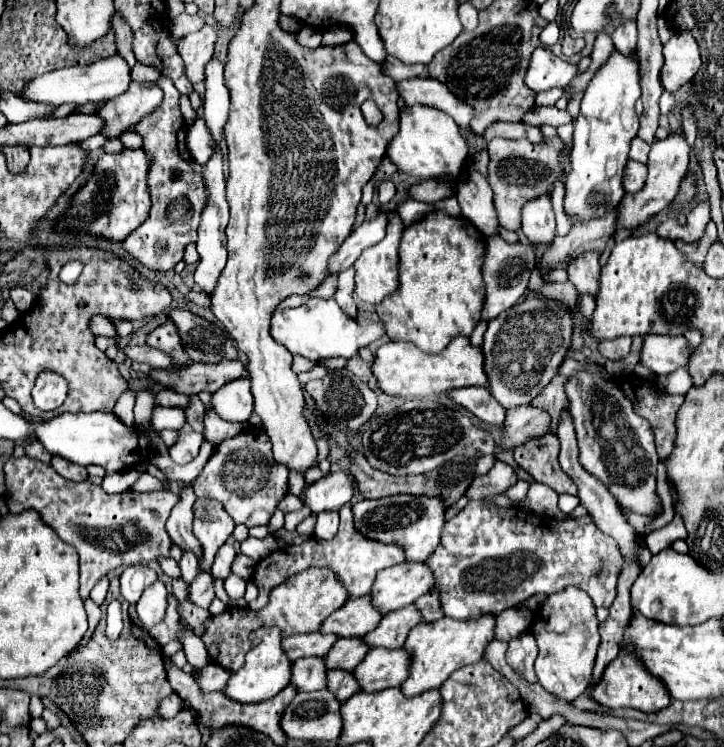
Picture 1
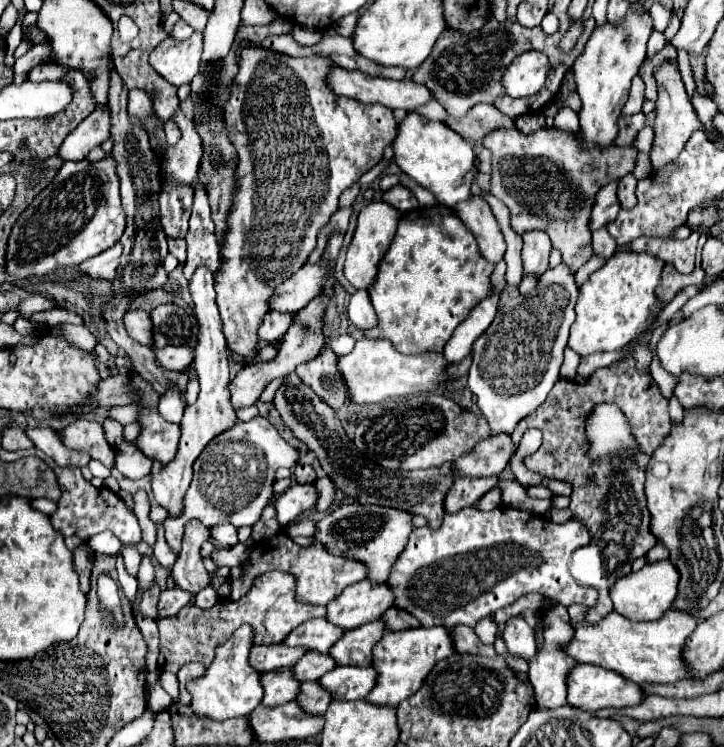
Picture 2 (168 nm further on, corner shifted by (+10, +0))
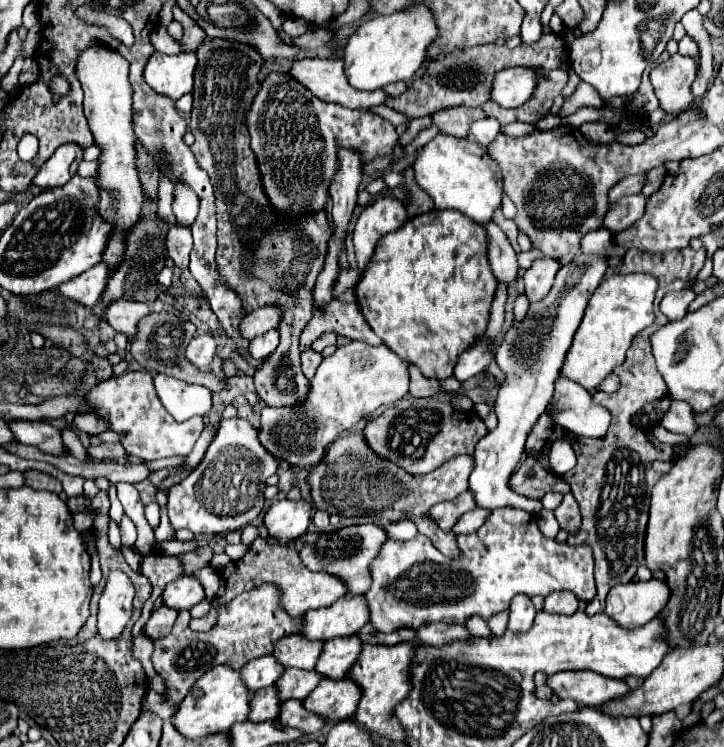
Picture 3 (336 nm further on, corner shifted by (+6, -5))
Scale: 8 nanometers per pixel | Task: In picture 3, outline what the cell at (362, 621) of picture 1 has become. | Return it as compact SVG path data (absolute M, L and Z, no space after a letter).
M288 635L276 641L274 657L284 667L298 667L298 669L314 669L316 661L324 649L324 641L306 639L304 635Z

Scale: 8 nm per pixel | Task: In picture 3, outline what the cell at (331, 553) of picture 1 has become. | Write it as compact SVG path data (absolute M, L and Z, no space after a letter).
M258 537L246 551L246 555L240 561L234 561L228 569L218 571L222 587L224 587L224 595L222 597L214 597L212 599L212 611L202 617L202 619L192 619L190 625L196 631L204 631L204 629L212 629L212 625L216 623L216 605L220 603L228 603L232 601L232 597L252 589L254 585L262 585L262 583L276 583L282 589L282 601L284 601L284 609L292 615L292 617L302 617L312 609L320 609L320 607L328 607L332 605L336 599L344 597L348 593L344 581L340 581L338 577L330 575L330 573L314 573L308 567L304 567L304 563L298 557L298 551L294 549L294 541L288 541L288 545L280 545L278 539L262 539Z

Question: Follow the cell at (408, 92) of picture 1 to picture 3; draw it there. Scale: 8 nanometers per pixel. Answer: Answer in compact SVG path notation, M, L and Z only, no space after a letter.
M298 59L292 69L290 69L292 77L296 77L296 81L300 81L302 85L306 85L316 97L320 97L322 101L332 101L350 109L370 109L376 105L384 105L384 101L388 101L390 97L382 91L382 89L374 89L374 91L360 91L360 89L352 89L352 85L348 83L348 77L344 73L344 63L342 59Z

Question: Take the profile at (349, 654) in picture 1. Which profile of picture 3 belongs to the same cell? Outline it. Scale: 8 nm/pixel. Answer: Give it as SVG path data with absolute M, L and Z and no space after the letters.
M286 669L278 687L278 697L282 701L286 699L304 699L318 683L322 681L322 675L318 671L304 671L304 669Z

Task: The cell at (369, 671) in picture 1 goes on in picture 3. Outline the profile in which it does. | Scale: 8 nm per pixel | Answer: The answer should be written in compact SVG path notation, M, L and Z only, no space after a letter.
M324 679L320 685L304 699L304 707L316 715L324 715L330 721L348 719L356 713L360 703L360 687L344 679Z

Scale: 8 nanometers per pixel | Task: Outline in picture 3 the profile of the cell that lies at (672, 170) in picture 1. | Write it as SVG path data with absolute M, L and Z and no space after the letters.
M680 53L672 55L666 63L660 63L650 71L650 81L660 101L660 107L670 117L678 117L694 101L692 97L694 79L696 63Z

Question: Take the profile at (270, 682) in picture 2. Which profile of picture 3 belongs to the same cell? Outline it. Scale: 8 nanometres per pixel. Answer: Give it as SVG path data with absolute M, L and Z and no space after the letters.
M272 685L268 689L260 689L252 695L252 717L248 717L250 721L268 721L268 719L276 719L280 715L280 697L278 697L278 689Z

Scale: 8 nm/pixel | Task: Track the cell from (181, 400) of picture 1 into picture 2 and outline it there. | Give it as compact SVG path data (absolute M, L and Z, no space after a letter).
M136 404L118 406L118 408L112 408L112 410L108 412L108 418L112 418L112 420L120 422L122 426L126 426L126 424L134 422L134 420L136 420L136 416L138 416L138 408L136 408Z

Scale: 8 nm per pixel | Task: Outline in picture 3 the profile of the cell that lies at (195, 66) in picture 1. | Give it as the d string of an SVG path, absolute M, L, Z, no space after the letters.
M156 51L148 59L144 79L156 93L178 101L182 95L192 91L196 61L196 53L164 55Z

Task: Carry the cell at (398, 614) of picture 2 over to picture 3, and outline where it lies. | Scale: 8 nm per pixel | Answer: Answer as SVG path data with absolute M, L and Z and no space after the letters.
M370 623L364 625L364 629L360 629L360 637L364 643L374 643L374 645L396 645L408 639L416 637L416 629L396 629L390 633L380 633L376 631Z

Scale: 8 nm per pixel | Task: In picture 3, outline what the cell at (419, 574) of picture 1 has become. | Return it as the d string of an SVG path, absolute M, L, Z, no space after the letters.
M344 595L324 609L314 609L304 617L304 637L334 639L356 635L368 621L370 609L364 595Z

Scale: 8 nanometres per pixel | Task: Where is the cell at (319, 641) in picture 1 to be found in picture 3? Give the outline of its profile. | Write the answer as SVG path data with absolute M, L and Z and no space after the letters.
M264 655L260 659L252 659L242 669L244 683L254 693L262 687L270 687L278 681L278 677L284 673L284 665L280 665L272 655Z

